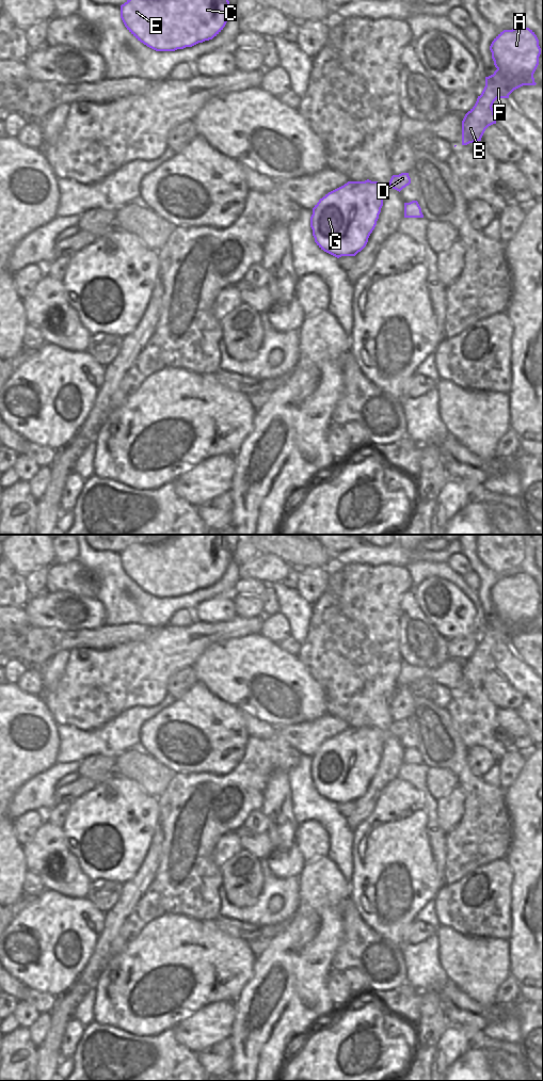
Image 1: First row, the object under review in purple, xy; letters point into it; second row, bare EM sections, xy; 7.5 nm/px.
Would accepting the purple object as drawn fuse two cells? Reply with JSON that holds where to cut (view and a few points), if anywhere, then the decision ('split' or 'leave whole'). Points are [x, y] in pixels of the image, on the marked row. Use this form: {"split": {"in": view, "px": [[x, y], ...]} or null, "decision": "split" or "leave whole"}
{"split": null, "decision": "leave whole"}

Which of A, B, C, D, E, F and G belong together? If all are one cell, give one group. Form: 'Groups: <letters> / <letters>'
Groups: A B C D E F G.

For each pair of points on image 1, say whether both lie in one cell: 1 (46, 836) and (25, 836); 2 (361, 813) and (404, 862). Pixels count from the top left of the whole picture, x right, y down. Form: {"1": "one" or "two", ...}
{"1": "two", "2": "two"}

